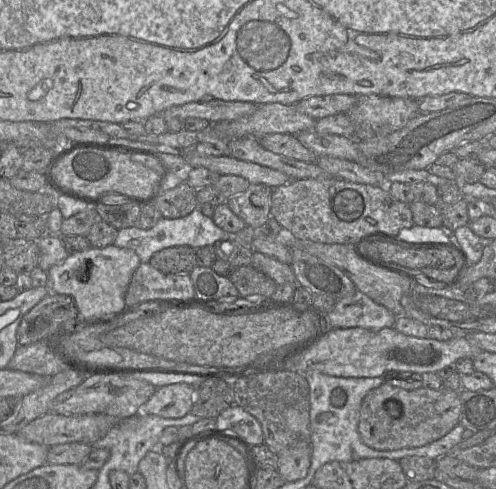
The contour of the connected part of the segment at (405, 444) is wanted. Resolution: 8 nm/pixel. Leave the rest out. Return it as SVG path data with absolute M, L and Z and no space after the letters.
M384 382L364 397L358 431L362 441L375 450L421 447L450 432L459 424L460 413L459 394L451 389L405 390Z

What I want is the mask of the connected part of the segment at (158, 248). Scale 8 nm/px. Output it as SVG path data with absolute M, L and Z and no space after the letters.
M195 208L190 214L176 219L161 217L158 222L149 229L141 229L132 226L118 230L114 245L121 248L133 250L141 263L149 263L154 253L162 253L178 246L188 245L198 249L207 245L214 245L216 242L228 236L224 230L219 228L212 217L205 216L199 208Z

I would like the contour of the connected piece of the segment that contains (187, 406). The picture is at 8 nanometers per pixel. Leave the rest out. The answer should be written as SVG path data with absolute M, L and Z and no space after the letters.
M177 383L157 388L143 405L142 413L163 418L182 418L190 413L196 388L187 383Z

